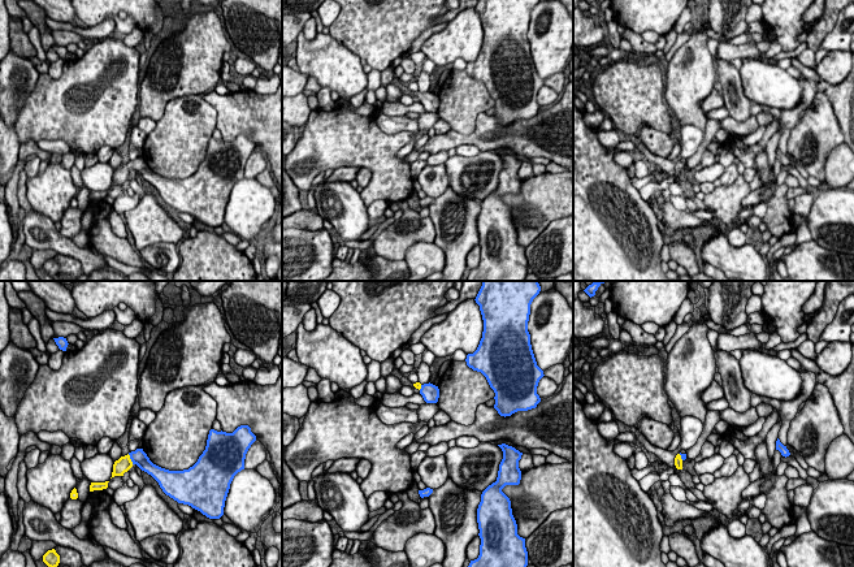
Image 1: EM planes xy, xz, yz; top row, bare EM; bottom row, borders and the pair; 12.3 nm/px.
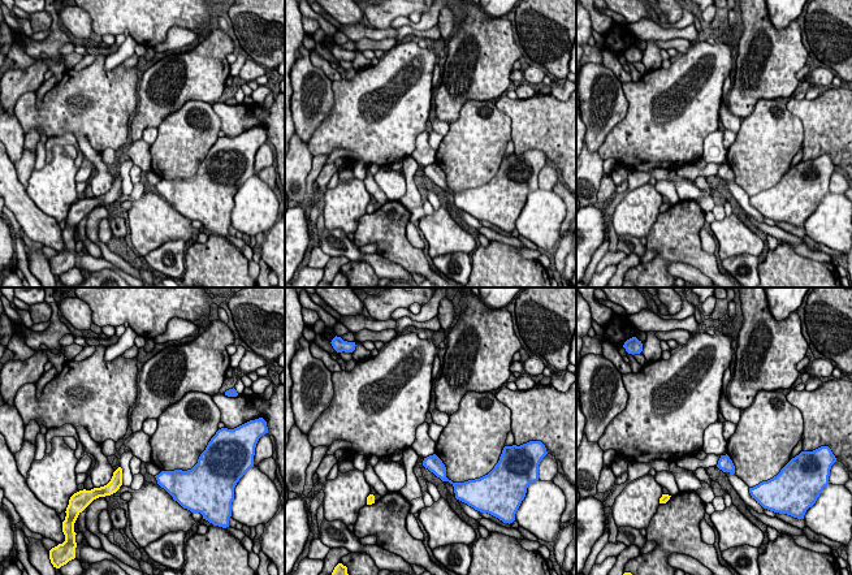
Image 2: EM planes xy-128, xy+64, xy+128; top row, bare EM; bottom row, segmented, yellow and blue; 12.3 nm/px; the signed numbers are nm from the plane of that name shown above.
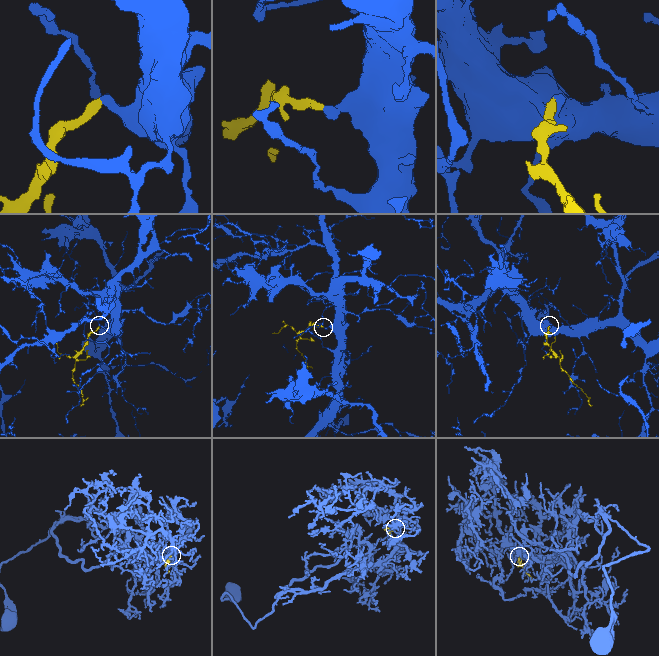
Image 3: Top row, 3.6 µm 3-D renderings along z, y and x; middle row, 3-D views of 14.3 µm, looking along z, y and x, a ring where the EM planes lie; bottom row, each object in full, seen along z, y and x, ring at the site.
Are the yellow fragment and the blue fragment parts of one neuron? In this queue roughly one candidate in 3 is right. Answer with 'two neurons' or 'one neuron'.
one neuron

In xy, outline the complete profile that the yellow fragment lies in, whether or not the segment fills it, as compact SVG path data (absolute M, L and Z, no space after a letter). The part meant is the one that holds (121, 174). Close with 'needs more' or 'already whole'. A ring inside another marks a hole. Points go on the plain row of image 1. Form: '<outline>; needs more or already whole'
M240 134L233 142L211 138L205 159L188 178L161 177L149 169L143 157L136 157L114 170L112 186L123 185L136 173L178 212L188 213L209 228L220 228L230 192L244 178L246 163L255 150L248 134Z; needs more

